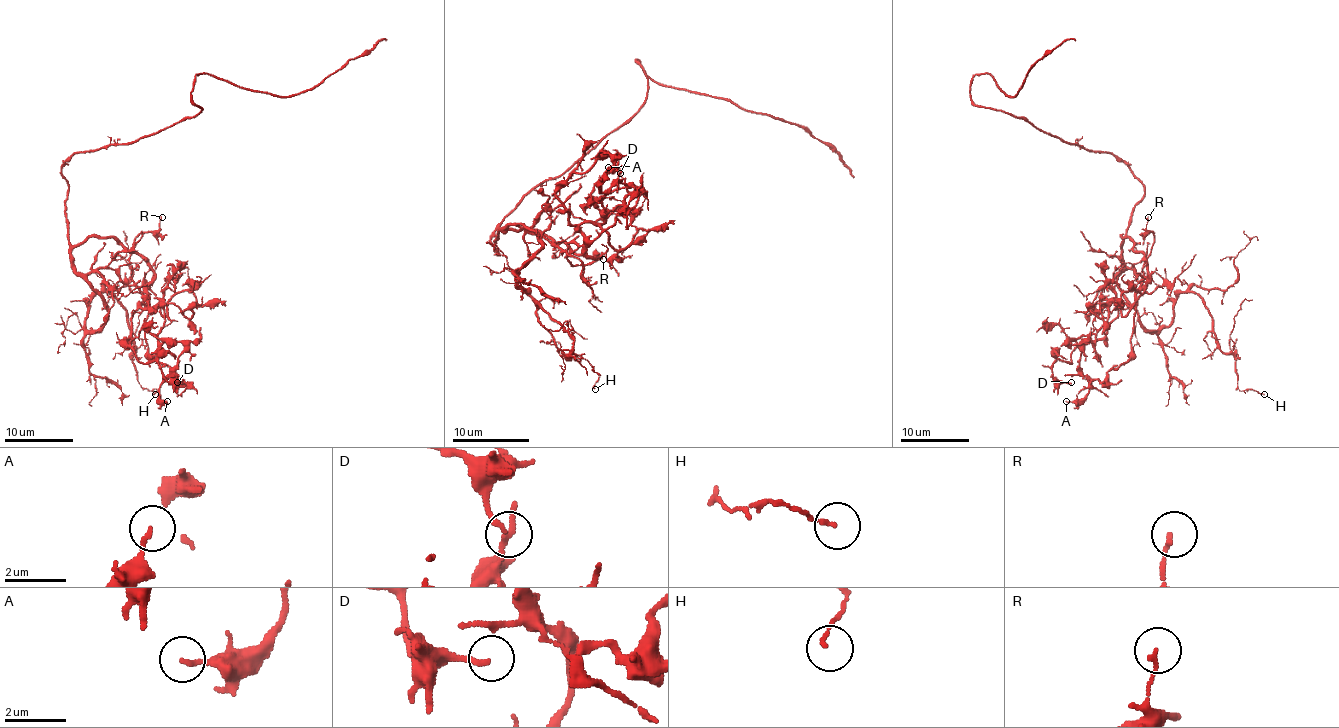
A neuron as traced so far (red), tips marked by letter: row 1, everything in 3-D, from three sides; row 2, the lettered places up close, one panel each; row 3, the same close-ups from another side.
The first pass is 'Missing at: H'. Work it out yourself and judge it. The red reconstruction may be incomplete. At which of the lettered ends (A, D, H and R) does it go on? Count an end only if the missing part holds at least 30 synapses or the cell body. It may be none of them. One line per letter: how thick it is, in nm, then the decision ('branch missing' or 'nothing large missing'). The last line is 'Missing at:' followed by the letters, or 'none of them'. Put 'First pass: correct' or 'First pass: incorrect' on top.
First pass: incorrect
A: calibre 140 nm; nothing large missing
D: calibre 100 nm; nothing large missing
H: calibre 110 nm; nothing large missing
R: calibre 130 nm; nothing large missing
Missing at: none of them

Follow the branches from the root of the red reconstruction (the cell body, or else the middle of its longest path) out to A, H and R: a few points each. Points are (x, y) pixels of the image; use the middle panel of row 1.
A: (513, 209), (490, 238), (498, 255), (509, 224), (584, 245), (599, 200), (627, 184), (601, 192), (608, 167)
H: (513, 209), (490, 242), (498, 255), (509, 224), (538, 236), (517, 284), (572, 337), (595, 389)
R: (513, 209), (490, 238), (498, 255), (498, 232), (519, 224), (564, 251), (574, 244), (572, 265), (603, 259)

